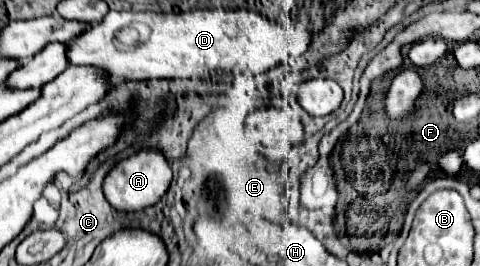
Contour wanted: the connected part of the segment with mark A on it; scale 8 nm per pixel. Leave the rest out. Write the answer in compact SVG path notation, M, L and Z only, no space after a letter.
M141 150L139 154L119 162L109 176L103 182L103 192L107 202L111 202L111 206L115 206L115 210L123 210L123 212L137 212L137 210L145 210L149 206L155 206L163 194L169 188L171 182L171 166L165 160L165 156L157 150Z

